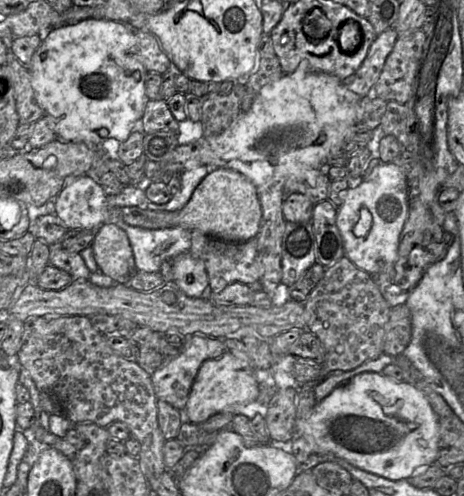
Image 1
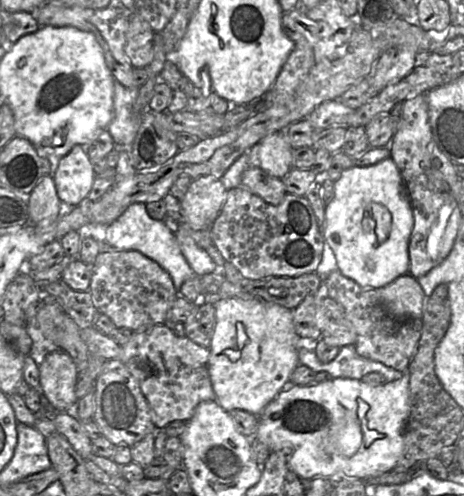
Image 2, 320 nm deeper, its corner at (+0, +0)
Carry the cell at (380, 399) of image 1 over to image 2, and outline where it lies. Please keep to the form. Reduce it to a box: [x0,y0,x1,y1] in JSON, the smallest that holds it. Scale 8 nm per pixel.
[253,375,409,480]

